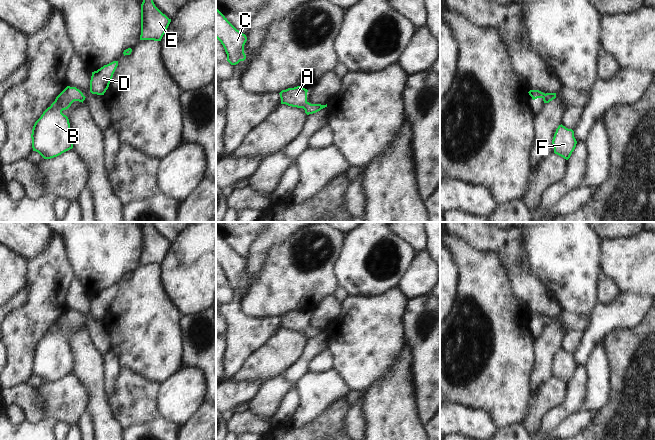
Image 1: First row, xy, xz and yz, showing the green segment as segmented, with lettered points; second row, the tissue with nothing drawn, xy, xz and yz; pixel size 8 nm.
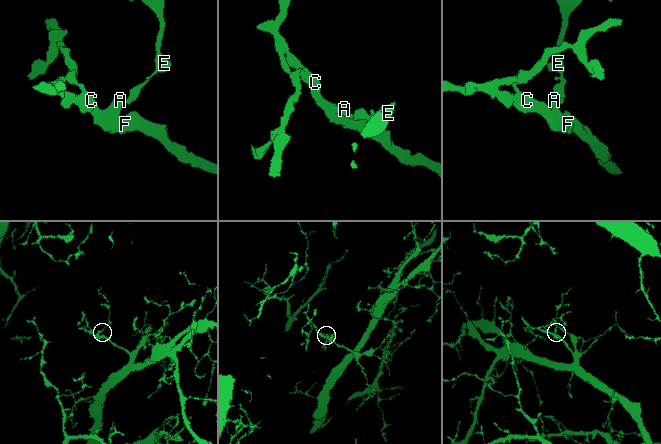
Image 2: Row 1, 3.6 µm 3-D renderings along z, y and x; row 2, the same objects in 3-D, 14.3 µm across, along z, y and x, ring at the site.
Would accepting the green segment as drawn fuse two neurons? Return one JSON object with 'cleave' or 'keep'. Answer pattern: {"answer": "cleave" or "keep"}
{"answer": "keep"}

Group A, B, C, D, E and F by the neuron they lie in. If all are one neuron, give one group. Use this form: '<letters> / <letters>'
A B C D E F

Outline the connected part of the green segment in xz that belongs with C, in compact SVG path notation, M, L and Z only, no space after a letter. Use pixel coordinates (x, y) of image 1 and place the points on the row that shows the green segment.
M216 9L216 38L223 45L227 61L231 65L246 59L244 53L246 35L237 30L218 9Z

